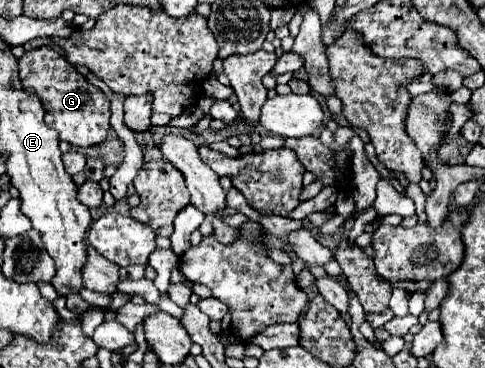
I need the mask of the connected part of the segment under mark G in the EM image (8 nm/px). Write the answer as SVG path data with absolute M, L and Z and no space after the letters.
M40 46L32 52L26 52L20 60L20 80L24 88L34 90L44 108L46 108L46 124L60 134L60 140L70 142L74 148L88 148L106 140L110 130L110 102L92 86L74 64L66 62L56 50L48 46Z

